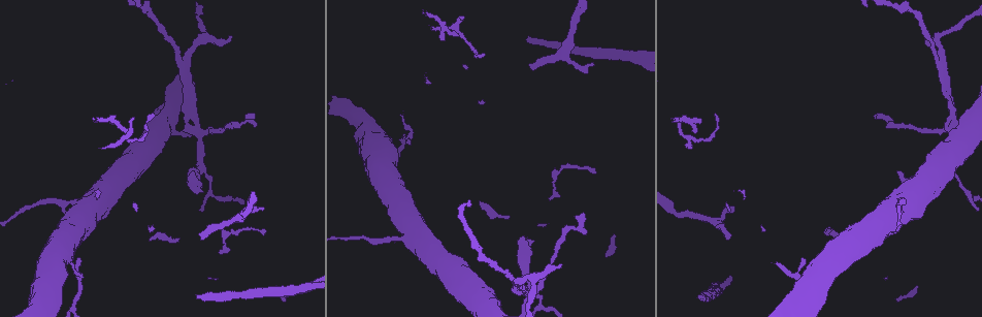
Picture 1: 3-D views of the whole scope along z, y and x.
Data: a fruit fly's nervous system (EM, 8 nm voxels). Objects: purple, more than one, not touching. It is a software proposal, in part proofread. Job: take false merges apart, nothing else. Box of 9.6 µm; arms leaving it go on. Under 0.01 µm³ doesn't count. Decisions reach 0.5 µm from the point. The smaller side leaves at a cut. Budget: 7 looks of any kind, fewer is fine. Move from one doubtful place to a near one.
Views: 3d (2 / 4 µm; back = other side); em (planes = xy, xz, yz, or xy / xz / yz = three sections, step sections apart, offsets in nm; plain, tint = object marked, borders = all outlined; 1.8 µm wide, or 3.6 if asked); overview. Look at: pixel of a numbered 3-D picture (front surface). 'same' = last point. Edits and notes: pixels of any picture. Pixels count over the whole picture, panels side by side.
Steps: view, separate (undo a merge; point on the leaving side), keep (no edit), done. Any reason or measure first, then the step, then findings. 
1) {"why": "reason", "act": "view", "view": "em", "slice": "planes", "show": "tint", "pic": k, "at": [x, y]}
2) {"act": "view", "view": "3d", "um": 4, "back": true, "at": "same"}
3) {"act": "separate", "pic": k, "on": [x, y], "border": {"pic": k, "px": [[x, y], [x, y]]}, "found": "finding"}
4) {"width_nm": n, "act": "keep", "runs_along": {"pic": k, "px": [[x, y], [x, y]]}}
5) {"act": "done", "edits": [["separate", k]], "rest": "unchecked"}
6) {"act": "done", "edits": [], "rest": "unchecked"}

{"why": "sharp bend", "act": "view", "view": "3d", "um": 4, "pic": 1, "at": [124, 136]}

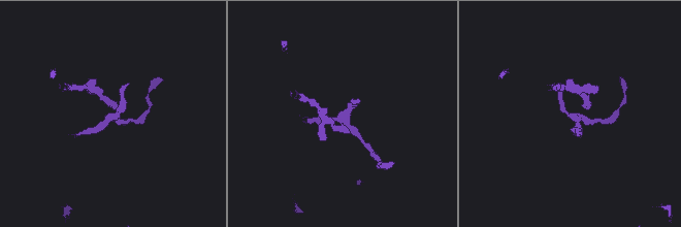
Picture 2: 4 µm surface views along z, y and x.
{"why": "shape alone is not enough", "act": "view", "view": "em", "slice": "planes", "show": "tint", "pic": 2, "at": [113, 115]}

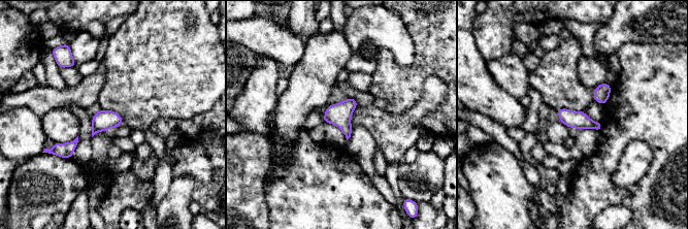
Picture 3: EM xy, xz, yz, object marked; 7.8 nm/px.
{"act": "keep", "found": "all the same neuron"}

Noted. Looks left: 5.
{"act": "view", "view": "3d", "um": 4, "pic": 1, "at": [638, 59]}

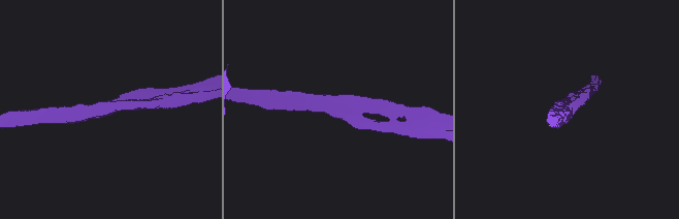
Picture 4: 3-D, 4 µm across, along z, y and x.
{"why": "need the tissue", "act": "view", "view": "em", "um": 3.6, "slice": "planes", "show": "tint", "pic": 4, "at": [109, 111]}

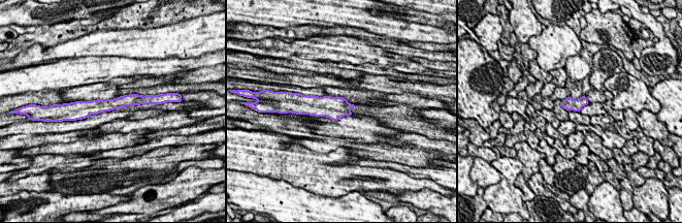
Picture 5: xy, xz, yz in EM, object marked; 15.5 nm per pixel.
{"act": "keep", "runs_along": {"pic": 5, "px": [[139, 101], [80, 106]]}, "found": "one neuron here"}

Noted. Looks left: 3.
{"act": "view", "view": "em", "slice": "planes", "show": "tint", "pic": 1, "at": [197, 132]}

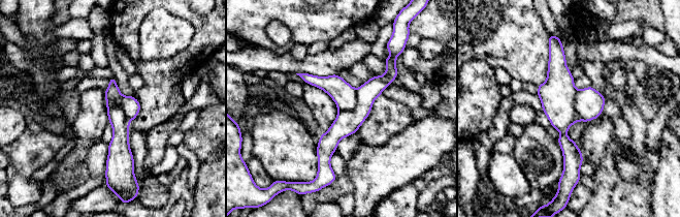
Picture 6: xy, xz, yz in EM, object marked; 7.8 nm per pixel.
{"act": "separate", "pic": 6, "on": [344, 95], "found": "two neurons meet here"}

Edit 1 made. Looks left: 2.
{"act": "done", "edits": [["separate", 6]], "rest": "unchecked"}

